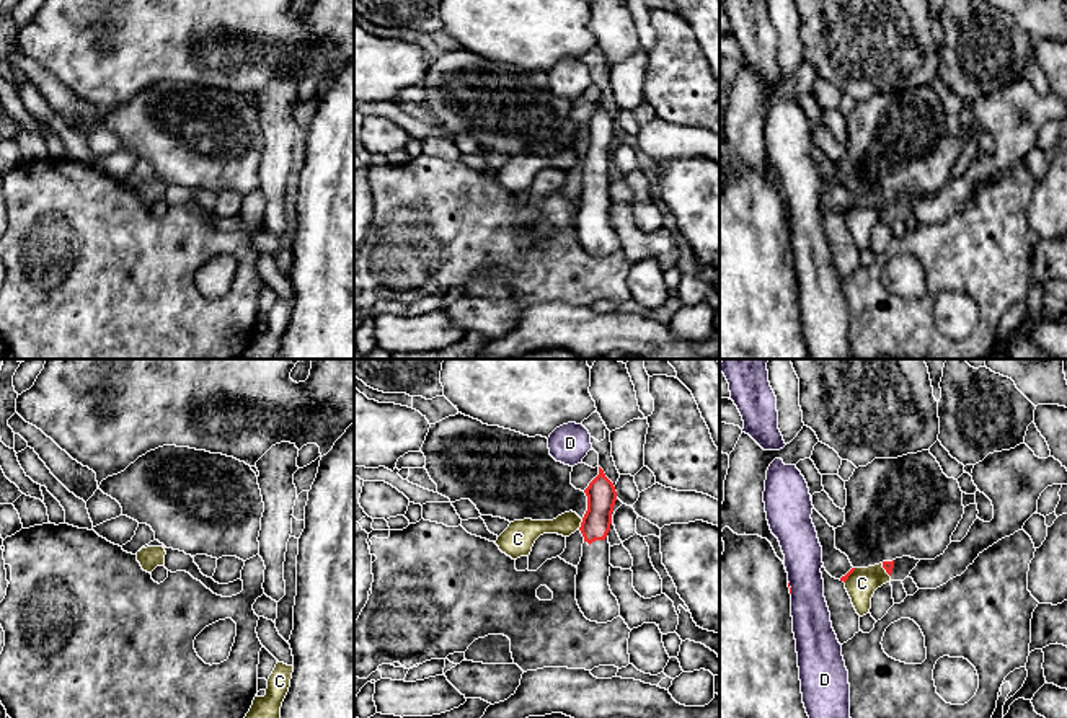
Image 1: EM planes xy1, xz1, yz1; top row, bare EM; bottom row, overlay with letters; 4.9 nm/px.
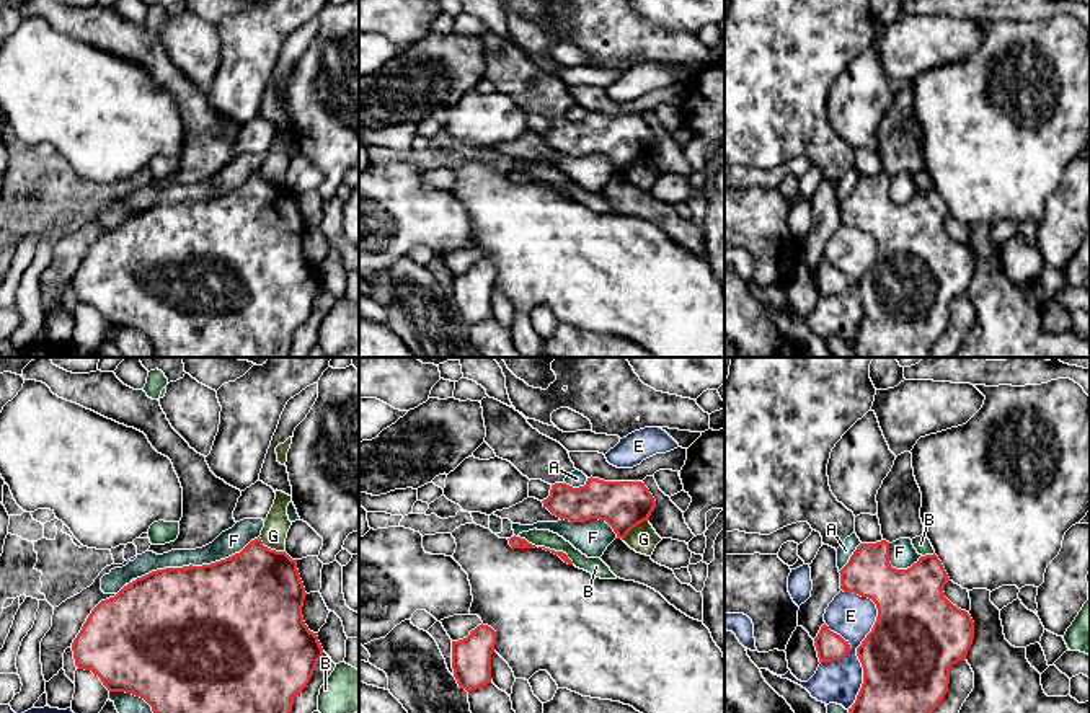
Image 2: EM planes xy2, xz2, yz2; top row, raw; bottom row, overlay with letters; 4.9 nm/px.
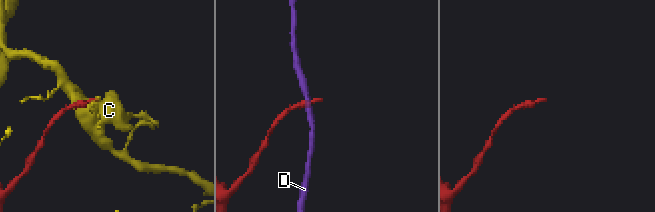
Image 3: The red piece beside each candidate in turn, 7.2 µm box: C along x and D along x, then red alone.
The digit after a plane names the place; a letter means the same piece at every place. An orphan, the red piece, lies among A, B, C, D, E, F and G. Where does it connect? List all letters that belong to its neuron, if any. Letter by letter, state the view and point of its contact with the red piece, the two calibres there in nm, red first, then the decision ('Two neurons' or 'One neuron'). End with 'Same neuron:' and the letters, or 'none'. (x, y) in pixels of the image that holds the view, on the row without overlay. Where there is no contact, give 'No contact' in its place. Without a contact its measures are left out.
A: Touches red at yz2 (850, 191). Thickness 240 nm (red) against 80 nm. Two neurons
B: Touches red at xz2 (526, 175). Thickness 60 nm (red) against 90 nm. Two neurons
C: Touches red at xz1 (581, 159). Thickness 150 nm (red) against 110 nm. Two neurons
D: Touches red at yz1 (790, 222). Thickness 20 nm (red) against 190 nm. Two neurons
E: Touches red at yz2 (864, 274). Thickness 440 nm (red) against 220 nm. Two neurons
F: Touches red at xy2 (196, 201). Thickness 500 nm (red) against 120 nm. Two neurons
G: Touches red at xy2 (270, 183). Thickness 460 nm (red) against 130 nm. Two neurons
Same neuron: none

